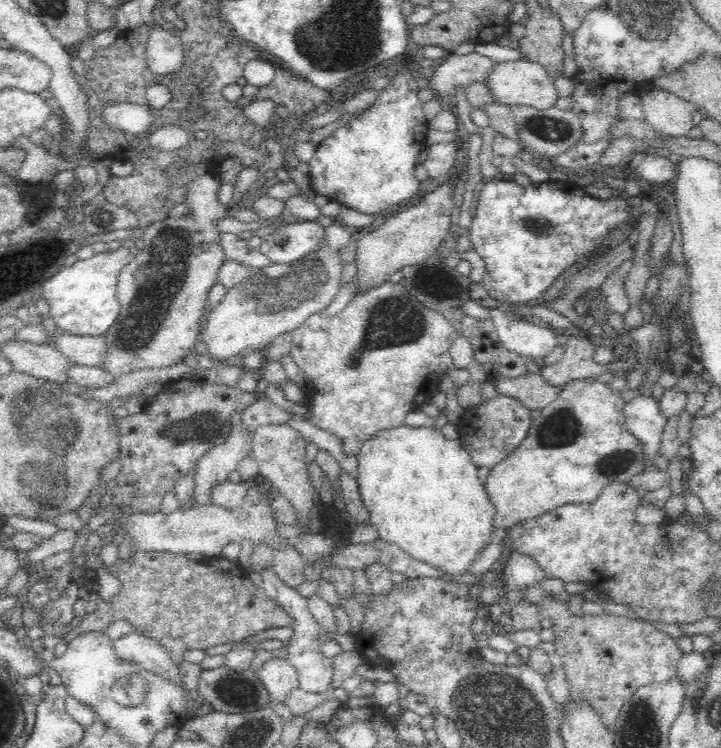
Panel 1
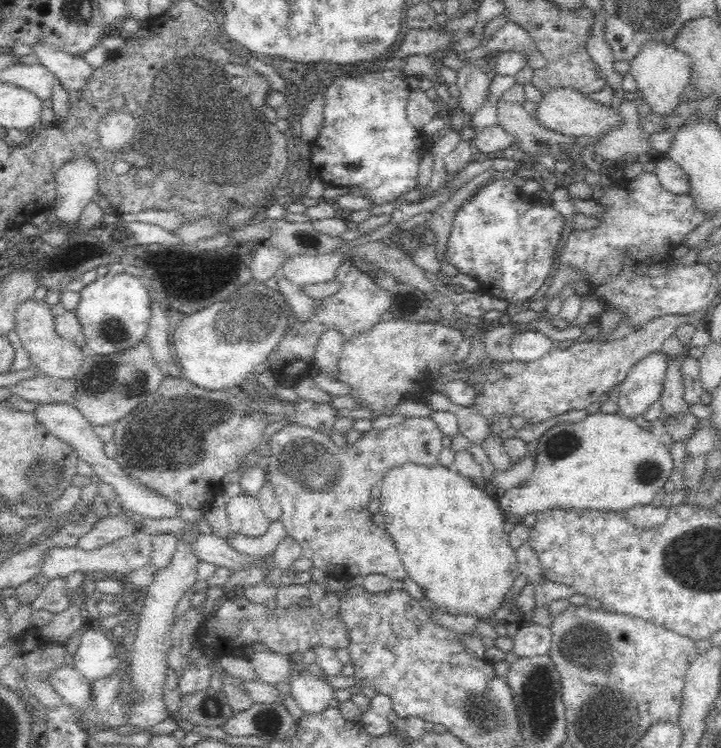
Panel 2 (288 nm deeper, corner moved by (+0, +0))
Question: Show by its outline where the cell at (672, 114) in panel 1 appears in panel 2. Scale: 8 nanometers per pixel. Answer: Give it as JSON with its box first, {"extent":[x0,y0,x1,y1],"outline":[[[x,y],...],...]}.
{"extent":[630,44,690,116],"outline":[[[648,44],[632,62],[630,74],[636,80],[638,92],[644,94],[644,110],[656,116],[670,116],[680,104],[684,88],[690,84],[690,60],[676,48],[666,48],[660,44]]]}

